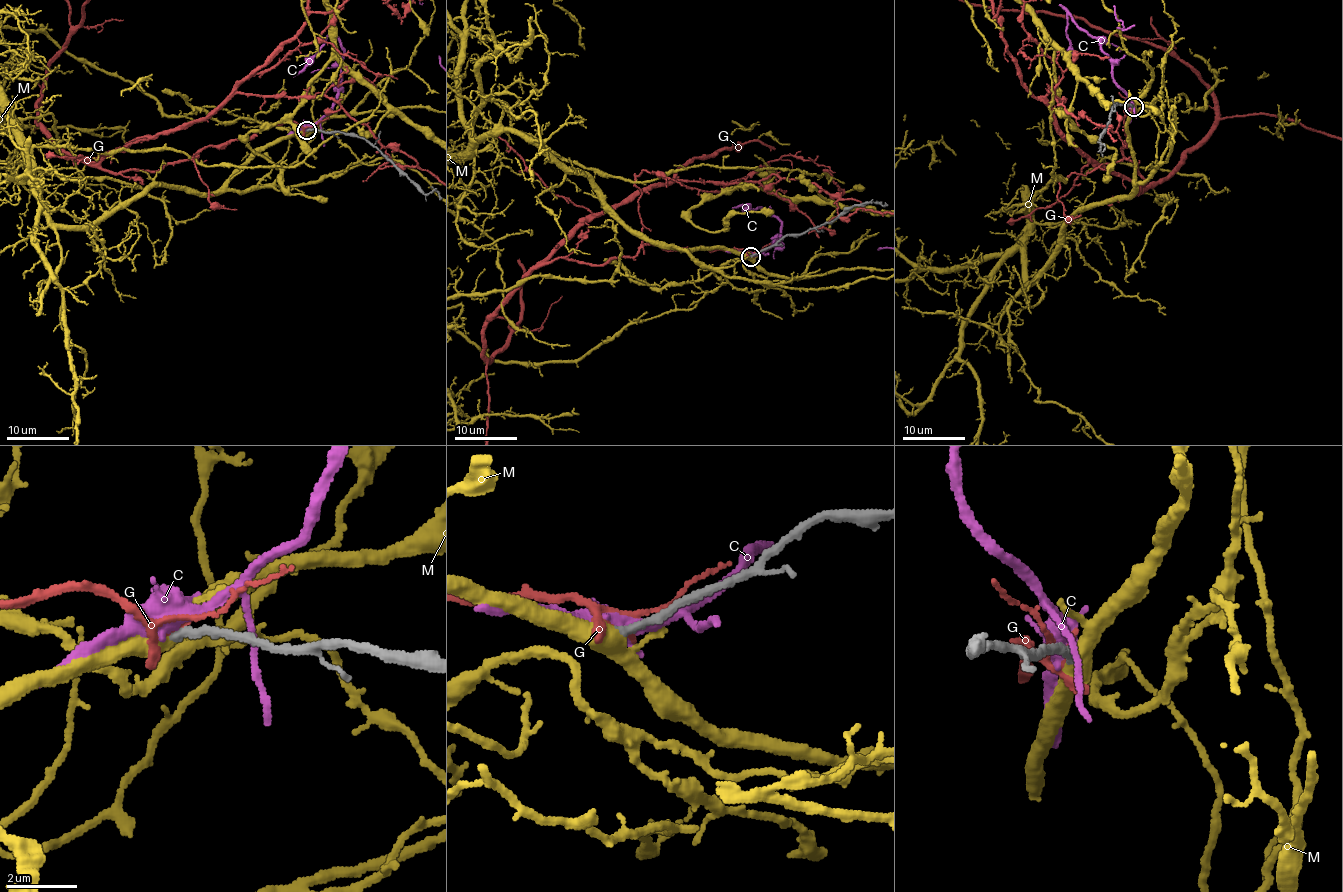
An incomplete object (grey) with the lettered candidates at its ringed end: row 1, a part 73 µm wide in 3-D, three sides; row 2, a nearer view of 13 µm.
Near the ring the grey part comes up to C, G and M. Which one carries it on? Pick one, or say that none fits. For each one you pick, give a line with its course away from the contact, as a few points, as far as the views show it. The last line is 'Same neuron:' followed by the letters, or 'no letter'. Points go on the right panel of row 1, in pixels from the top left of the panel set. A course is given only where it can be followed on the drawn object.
M: via (1132, 106), (1130, 195), (1082, 206), (1025, 286), (1008, 107), (959, 131), (924, 194), (1014, 406)
Same neuron: M

